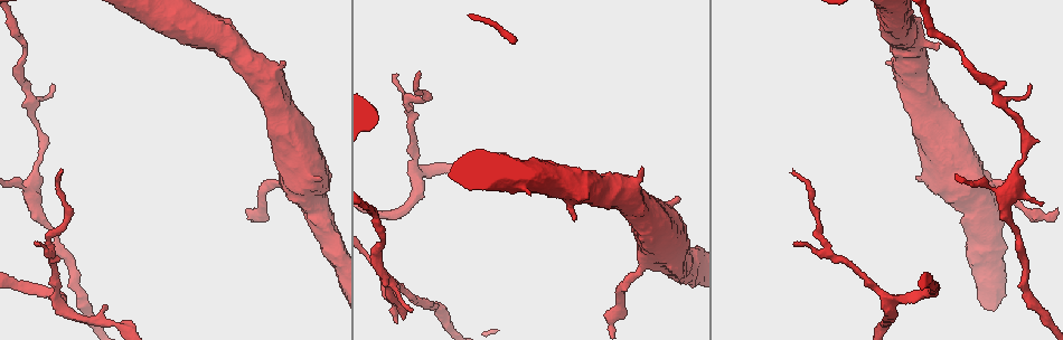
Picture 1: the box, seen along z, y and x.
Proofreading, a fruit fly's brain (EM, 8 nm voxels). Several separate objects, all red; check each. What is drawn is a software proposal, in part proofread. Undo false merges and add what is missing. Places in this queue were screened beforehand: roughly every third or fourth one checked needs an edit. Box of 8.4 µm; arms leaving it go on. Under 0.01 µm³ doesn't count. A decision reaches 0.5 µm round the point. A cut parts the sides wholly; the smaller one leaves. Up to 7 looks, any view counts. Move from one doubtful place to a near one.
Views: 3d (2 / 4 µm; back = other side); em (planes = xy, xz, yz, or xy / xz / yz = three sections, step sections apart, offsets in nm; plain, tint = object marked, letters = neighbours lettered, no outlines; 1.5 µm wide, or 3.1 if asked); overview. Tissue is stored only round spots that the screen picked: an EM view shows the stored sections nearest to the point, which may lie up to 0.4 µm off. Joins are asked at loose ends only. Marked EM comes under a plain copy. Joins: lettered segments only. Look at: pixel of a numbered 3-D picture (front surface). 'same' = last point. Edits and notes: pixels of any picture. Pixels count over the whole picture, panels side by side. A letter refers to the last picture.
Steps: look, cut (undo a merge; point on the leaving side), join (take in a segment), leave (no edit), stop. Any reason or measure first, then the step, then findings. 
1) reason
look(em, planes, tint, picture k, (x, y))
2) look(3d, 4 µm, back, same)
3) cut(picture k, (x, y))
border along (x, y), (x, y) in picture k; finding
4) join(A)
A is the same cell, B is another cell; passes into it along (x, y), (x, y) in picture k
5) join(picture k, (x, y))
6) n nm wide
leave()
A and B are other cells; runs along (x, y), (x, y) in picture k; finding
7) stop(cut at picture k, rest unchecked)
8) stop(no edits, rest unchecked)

a narrow waist
look(3d, 2 µm, picture 1, (24, 54))

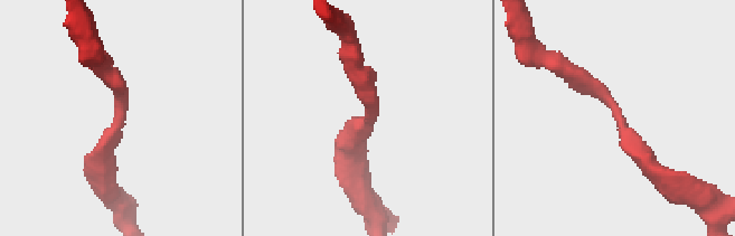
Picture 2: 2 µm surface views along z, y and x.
look(em, xy, step 4, tint, picture 2, (366, 119))

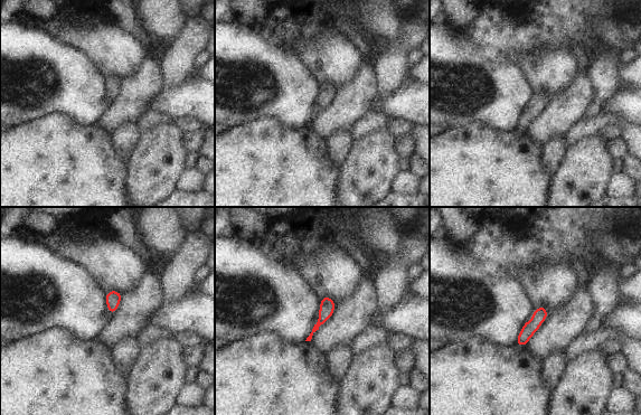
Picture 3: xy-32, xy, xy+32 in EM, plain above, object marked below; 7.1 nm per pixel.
cut it another way
look(em, yz, step 4, letters, same)

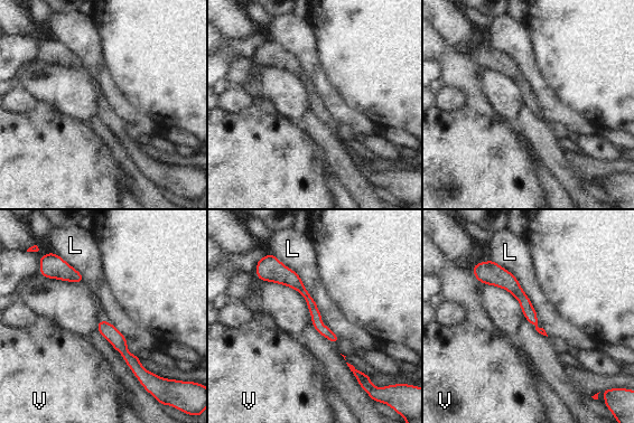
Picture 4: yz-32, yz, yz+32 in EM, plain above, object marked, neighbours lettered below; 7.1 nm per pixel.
80 nm wide
leave()
L and V are other cells; one neuron here

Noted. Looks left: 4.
abrupt turn
look(em, planes, letters, picture 1, (426, 100))

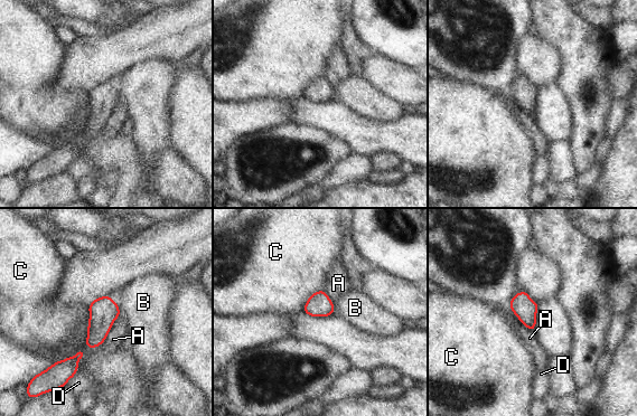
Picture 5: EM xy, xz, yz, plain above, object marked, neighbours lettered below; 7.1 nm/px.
160 nm wide
leave()
A, B, C and D are other cells; border along (507, 305), (533, 332) in picture 5; continuous, no second neuron

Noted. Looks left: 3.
thick turns thin
look(em, planes, tint, picture 1, (637, 276))

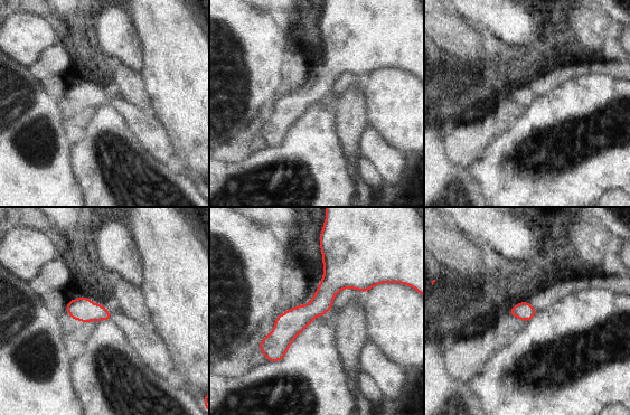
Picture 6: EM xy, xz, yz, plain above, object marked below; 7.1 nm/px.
what lies round it
look(em, planes, letters, same)

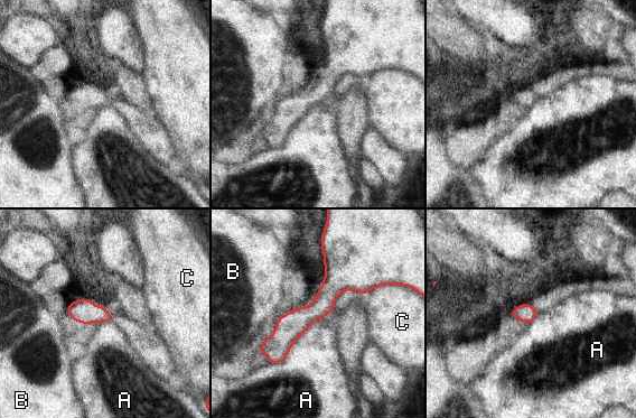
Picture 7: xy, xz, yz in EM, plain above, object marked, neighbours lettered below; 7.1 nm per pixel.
leave()
A, B and C are other cells; border along (323, 317), (280, 362), (269, 363) in picture 7; one neuron here

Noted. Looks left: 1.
stop(no edits, rest unchecked)

